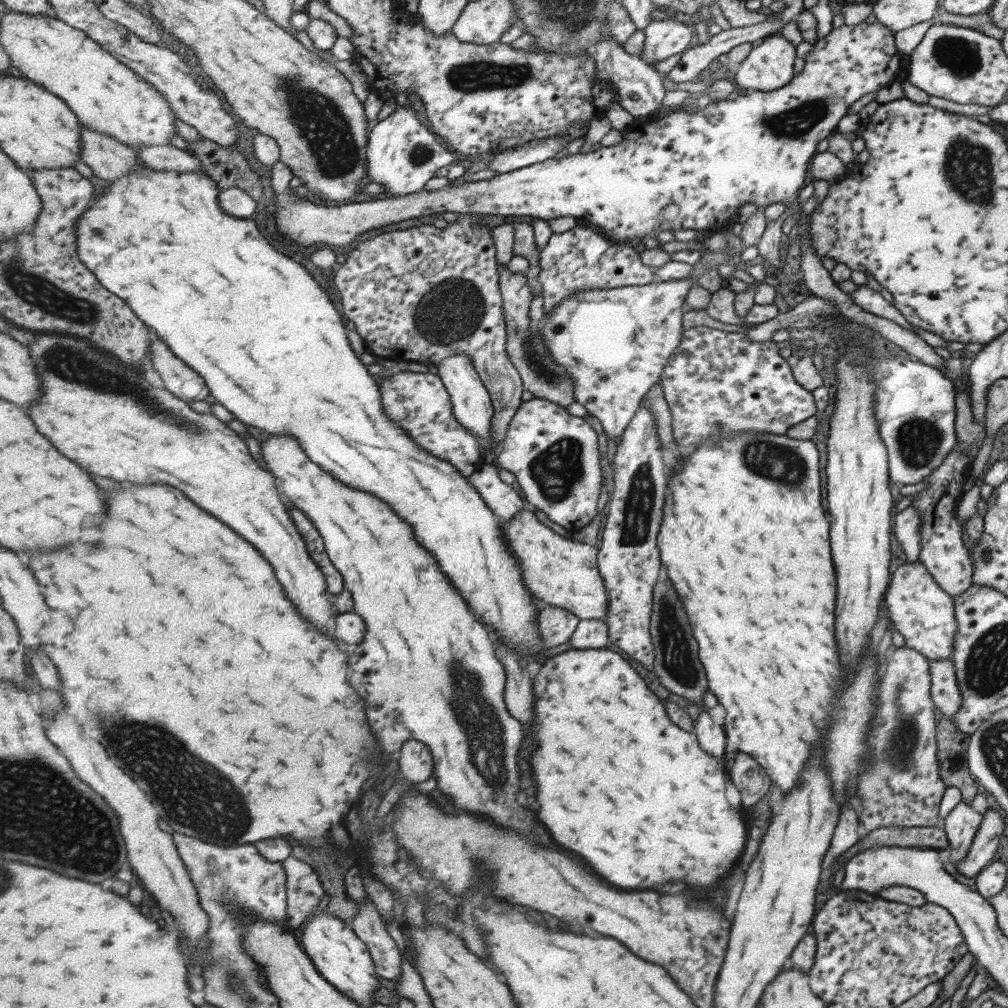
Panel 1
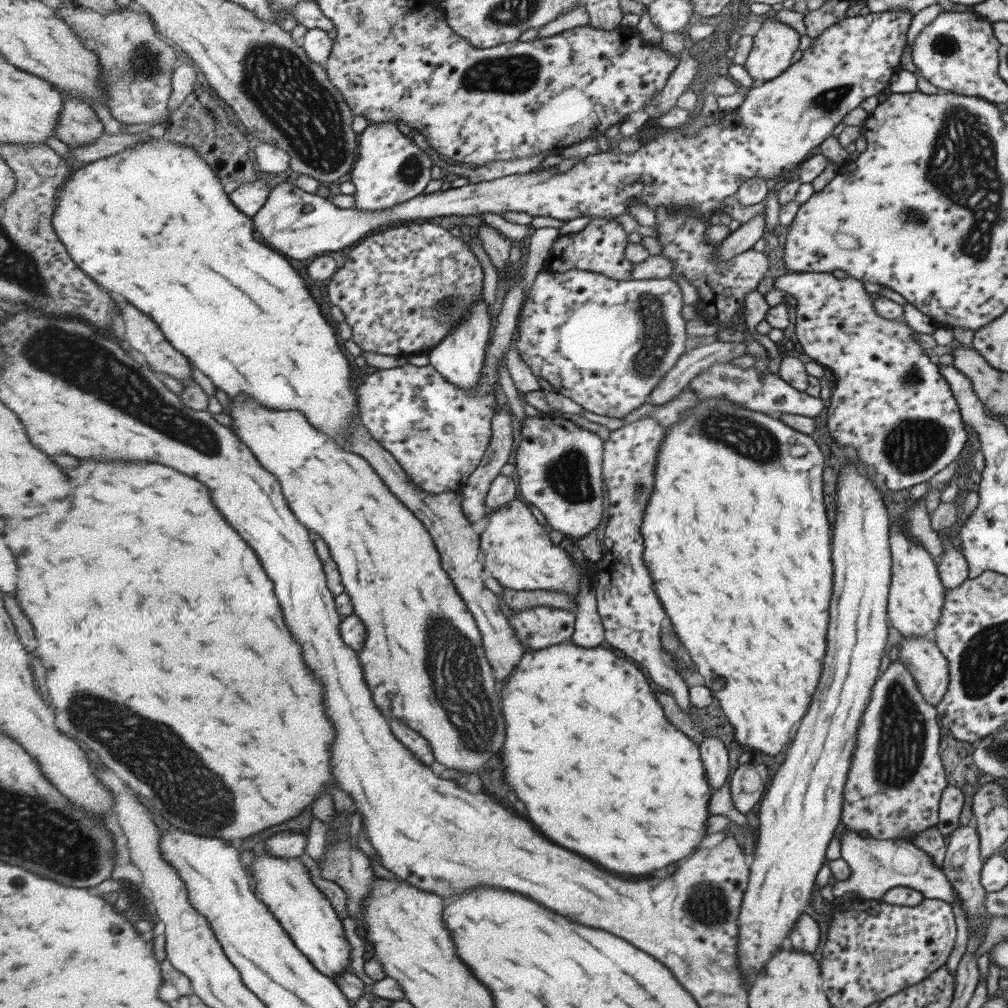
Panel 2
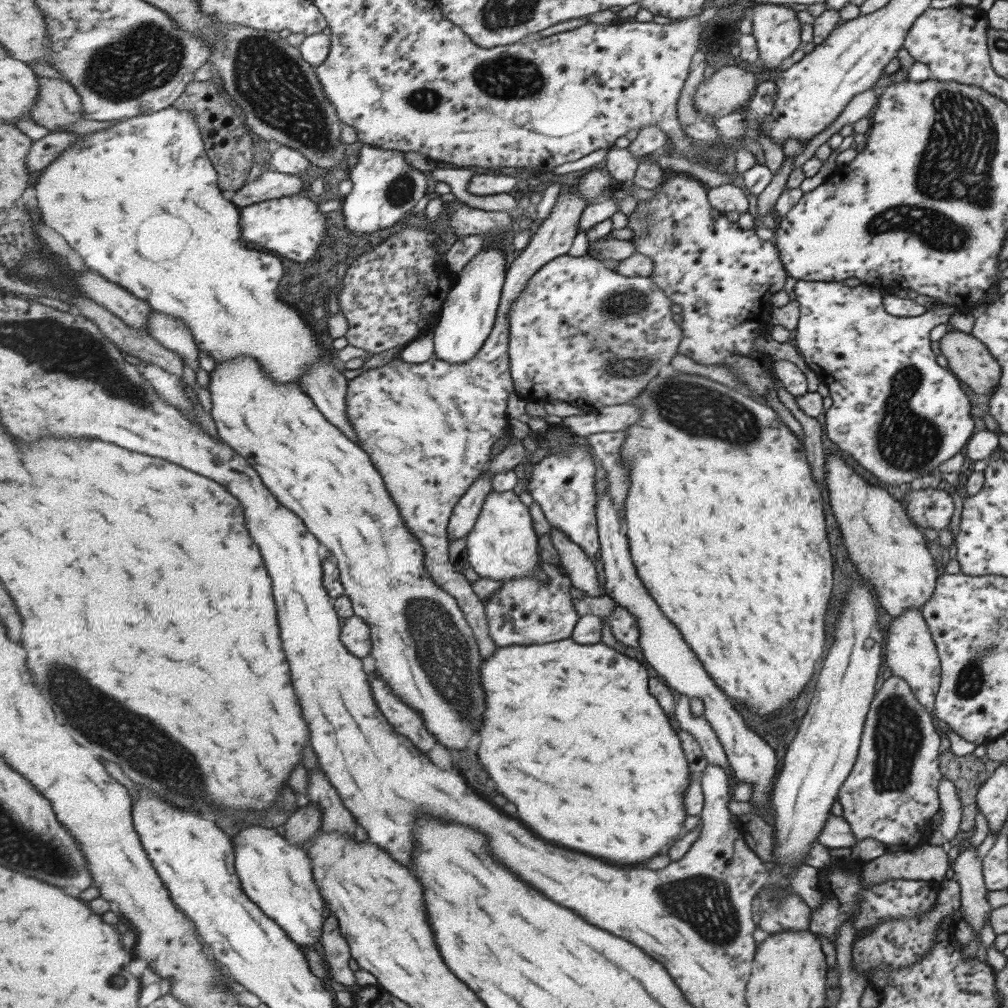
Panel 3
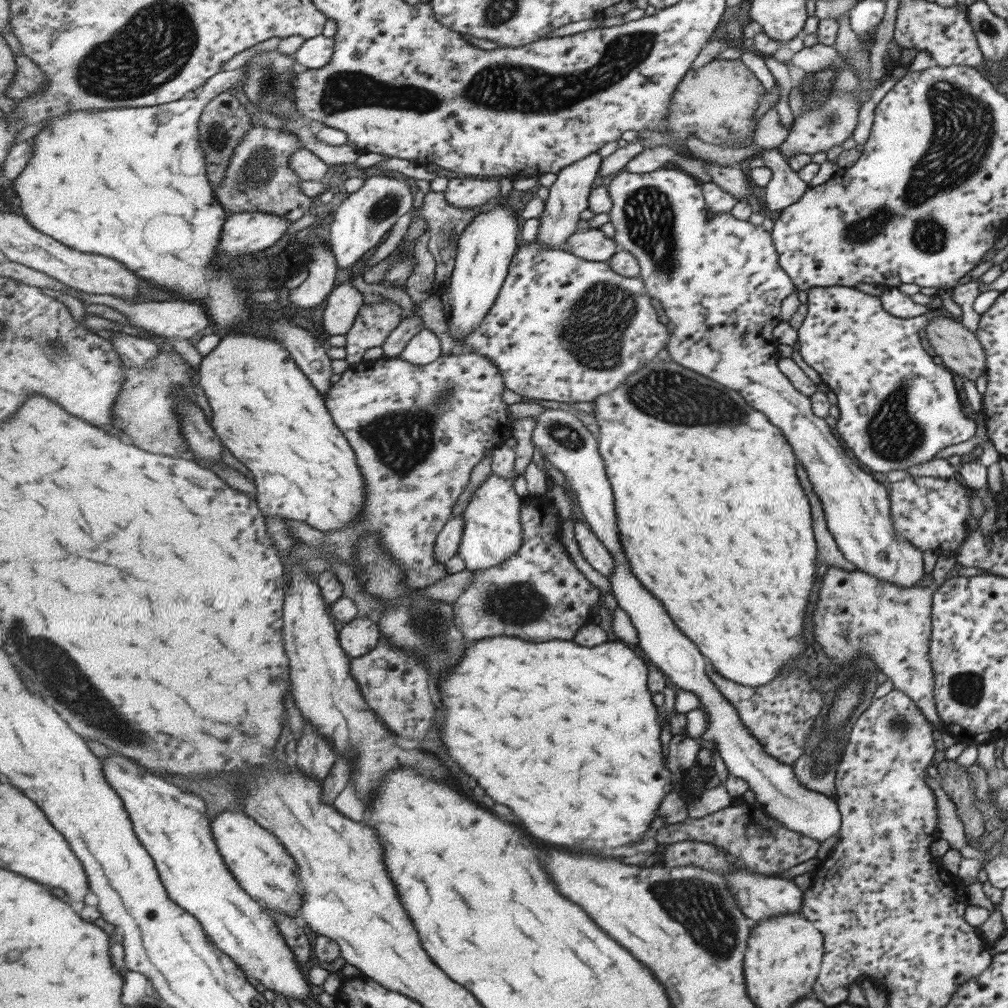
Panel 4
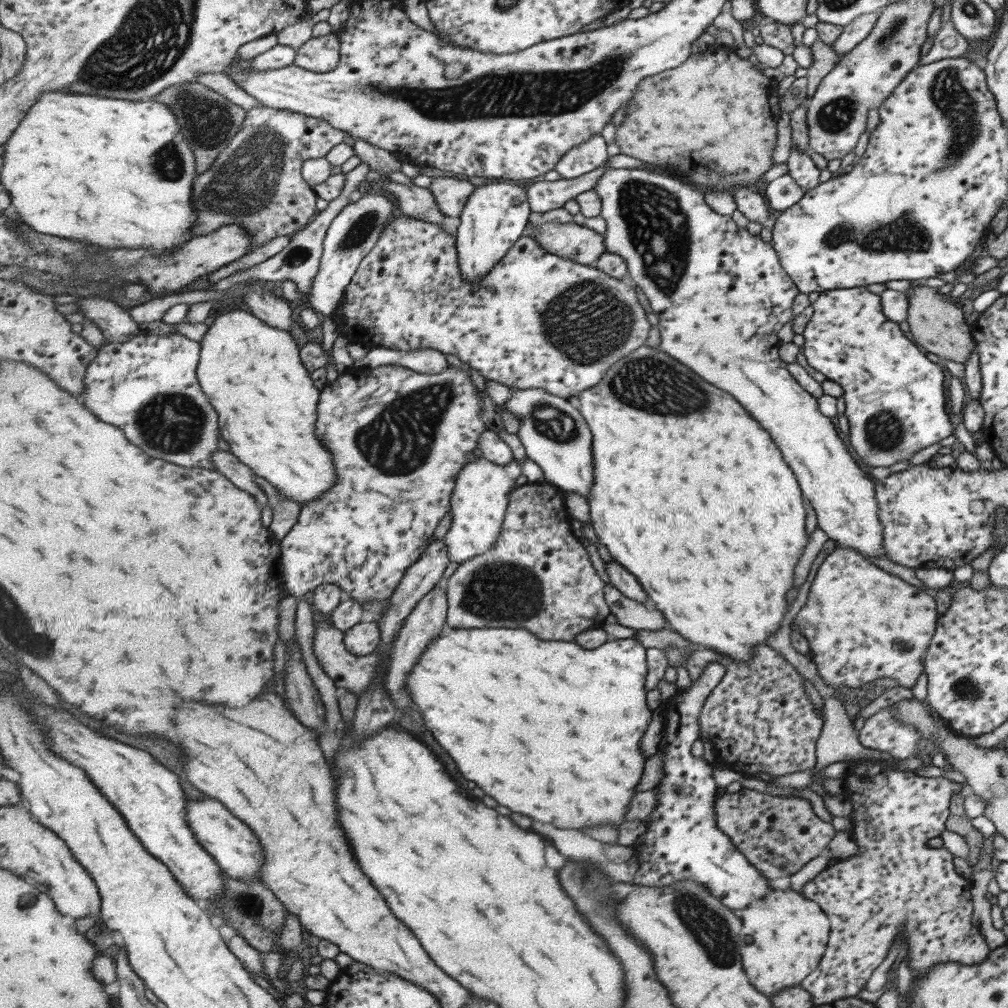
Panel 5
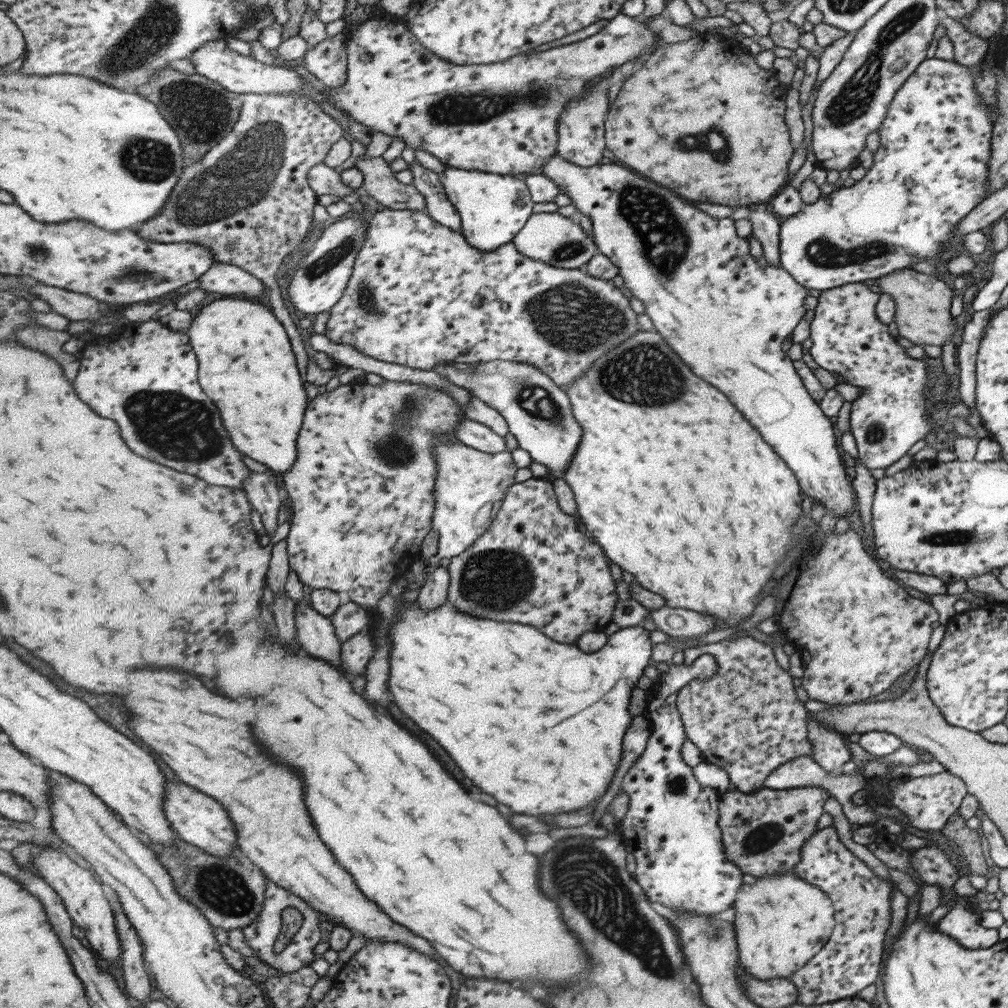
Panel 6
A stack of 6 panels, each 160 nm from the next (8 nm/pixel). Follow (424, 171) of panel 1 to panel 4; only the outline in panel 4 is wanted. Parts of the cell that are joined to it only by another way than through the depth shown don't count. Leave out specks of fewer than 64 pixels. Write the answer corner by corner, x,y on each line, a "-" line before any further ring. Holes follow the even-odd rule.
373,175
364,181
356,193
344,199
334,212
330,226
330,247
337,259
338,268
345,270
373,252
397,224
397,220
413,208
414,194
415,190
405,180
387,175

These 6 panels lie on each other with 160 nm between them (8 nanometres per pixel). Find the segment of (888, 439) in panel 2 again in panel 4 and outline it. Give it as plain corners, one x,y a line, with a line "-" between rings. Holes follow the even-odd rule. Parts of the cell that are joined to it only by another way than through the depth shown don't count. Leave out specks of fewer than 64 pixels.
827,286
813,287
805,290
807,295
807,312
801,326
796,330
798,334
800,357
820,376
820,380
828,387
828,391
837,396
836,406
839,410
839,419
836,420
835,430
839,434
839,438
846,442
847,448
851,450
851,454
865,464
872,472
886,473
889,470
906,470
907,467
912,467
914,464
921,464
935,458
936,454
945,447
956,445
967,440
971,440
976,436
976,424
973,420
965,417
961,412
961,405
957,396
957,390
953,385
955,375
944,368
943,365
934,364
930,356
921,347
919,332
924,330
925,325
935,316
946,314
940,309
929,309
925,314
914,316
913,318
897,318
891,316
888,312
882,309
880,298
863,293
855,287
847,286

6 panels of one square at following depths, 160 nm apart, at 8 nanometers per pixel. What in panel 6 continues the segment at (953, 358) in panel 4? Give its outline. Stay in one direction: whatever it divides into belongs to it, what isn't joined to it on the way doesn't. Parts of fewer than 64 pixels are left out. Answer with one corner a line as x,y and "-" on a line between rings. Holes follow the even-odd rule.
903,269
876,278
875,284
879,286
879,292
888,294
893,299
893,322
897,325
901,338
909,340
913,345
942,346
949,336
952,337
957,319
950,319
951,289
945,282
913,269

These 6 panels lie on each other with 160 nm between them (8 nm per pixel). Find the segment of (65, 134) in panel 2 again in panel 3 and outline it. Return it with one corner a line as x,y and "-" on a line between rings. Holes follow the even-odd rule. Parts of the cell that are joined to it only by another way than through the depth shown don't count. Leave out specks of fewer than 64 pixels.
39,77
40,91
38,92
37,102
32,106
31,118
45,126
51,133
62,132
63,126
69,126
83,117
83,103
80,93
65,78
52,79

